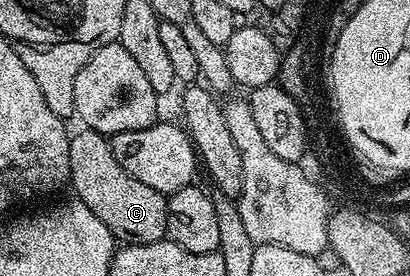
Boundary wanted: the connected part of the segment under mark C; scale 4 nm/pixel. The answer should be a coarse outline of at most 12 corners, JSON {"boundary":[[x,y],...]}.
{"boundary":[[71,133],[70,188],[117,241],[168,235],[168,196],[122,166],[109,137]]}

